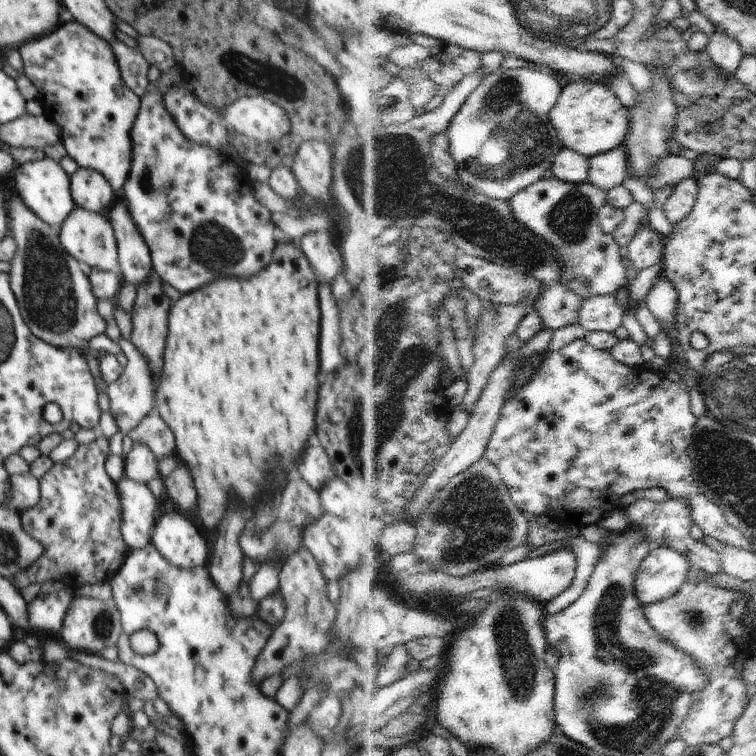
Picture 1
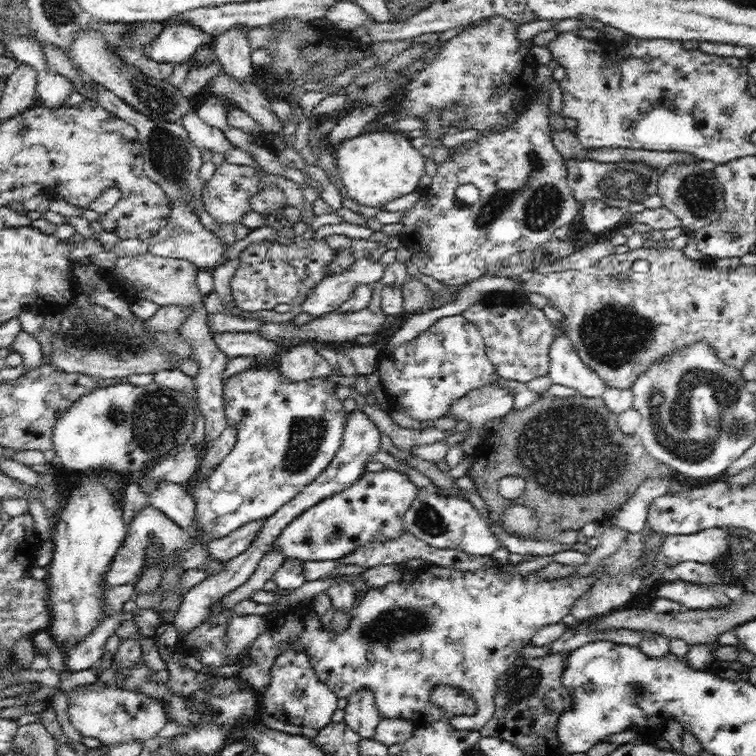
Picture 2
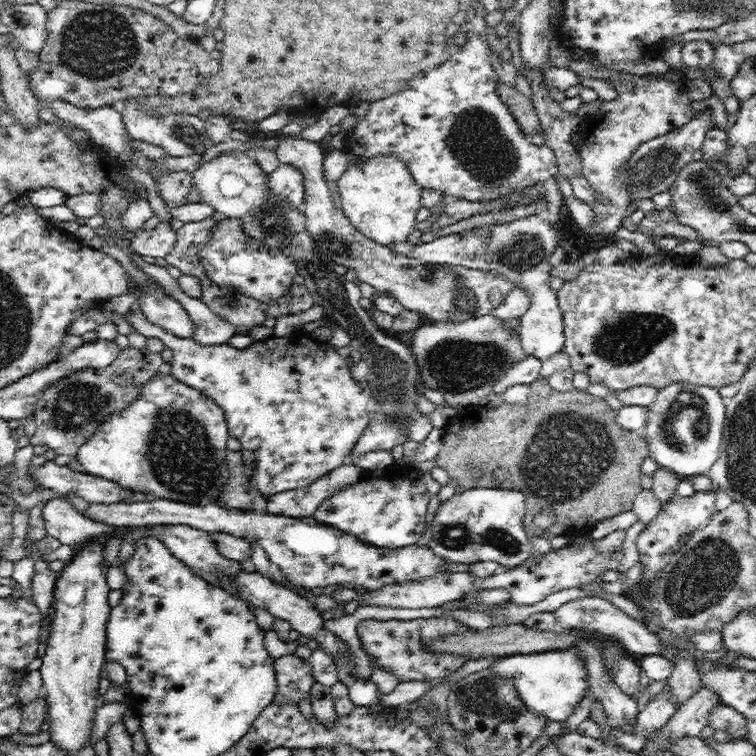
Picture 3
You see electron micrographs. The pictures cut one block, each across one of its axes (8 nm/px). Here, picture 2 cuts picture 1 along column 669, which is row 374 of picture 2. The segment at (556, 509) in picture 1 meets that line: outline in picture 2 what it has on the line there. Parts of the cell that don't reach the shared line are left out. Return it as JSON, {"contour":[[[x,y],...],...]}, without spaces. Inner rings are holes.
{"contour":[[[463,314],[443,316],[428,328],[425,328],[422,332],[414,335],[410,340],[396,344],[387,342],[379,351],[375,371],[376,374],[378,374],[378,378],[380,378],[379,384],[380,388],[382,388],[382,392],[384,392],[384,397],[386,397],[386,404],[388,404],[390,408],[398,408],[398,410],[408,418],[408,420],[412,420],[412,422],[414,422],[414,428],[410,428],[410,430],[418,430],[418,432],[422,432],[423,430],[426,430],[426,428],[436,428],[436,422],[451,416],[452,410],[455,408],[456,404],[458,404],[460,400],[464,399],[470,392],[473,392],[486,384],[495,383],[495,380],[497,380],[494,366],[487,358],[485,342],[483,341],[483,336],[481,335],[479,328],[475,324],[472,324],[472,321],[466,319]]]}

